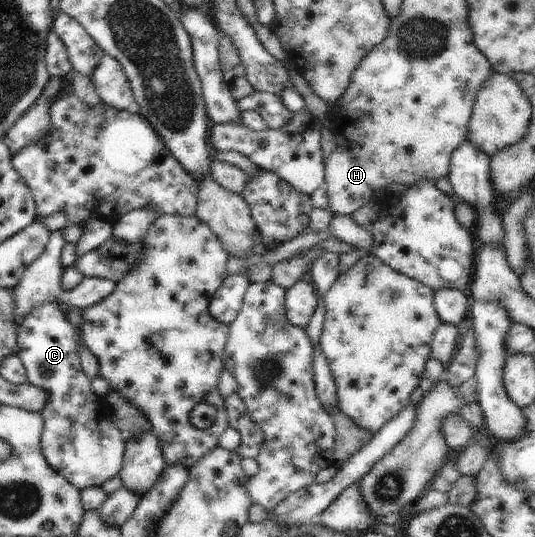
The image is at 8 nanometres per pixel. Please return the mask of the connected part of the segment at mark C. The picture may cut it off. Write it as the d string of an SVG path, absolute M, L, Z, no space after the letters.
M46 302L31 310L18 325L17 353L27 372L28 383L42 389L47 395L46 406L41 410L43 416L43 431L41 434L41 449L45 461L54 472L60 473L78 490L97 486L119 474L122 468L126 439L124 433L106 417L106 403L94 394L91 380L81 369L78 356L78 339L80 336L71 327L65 317L65 307L56 302Z

